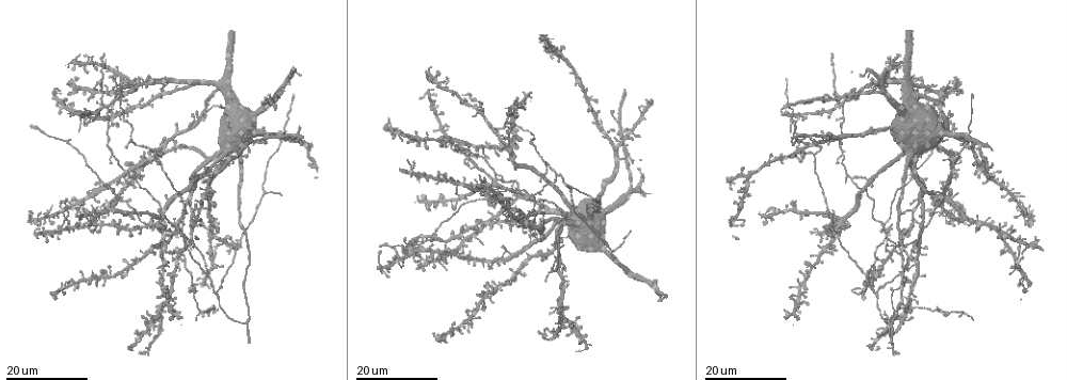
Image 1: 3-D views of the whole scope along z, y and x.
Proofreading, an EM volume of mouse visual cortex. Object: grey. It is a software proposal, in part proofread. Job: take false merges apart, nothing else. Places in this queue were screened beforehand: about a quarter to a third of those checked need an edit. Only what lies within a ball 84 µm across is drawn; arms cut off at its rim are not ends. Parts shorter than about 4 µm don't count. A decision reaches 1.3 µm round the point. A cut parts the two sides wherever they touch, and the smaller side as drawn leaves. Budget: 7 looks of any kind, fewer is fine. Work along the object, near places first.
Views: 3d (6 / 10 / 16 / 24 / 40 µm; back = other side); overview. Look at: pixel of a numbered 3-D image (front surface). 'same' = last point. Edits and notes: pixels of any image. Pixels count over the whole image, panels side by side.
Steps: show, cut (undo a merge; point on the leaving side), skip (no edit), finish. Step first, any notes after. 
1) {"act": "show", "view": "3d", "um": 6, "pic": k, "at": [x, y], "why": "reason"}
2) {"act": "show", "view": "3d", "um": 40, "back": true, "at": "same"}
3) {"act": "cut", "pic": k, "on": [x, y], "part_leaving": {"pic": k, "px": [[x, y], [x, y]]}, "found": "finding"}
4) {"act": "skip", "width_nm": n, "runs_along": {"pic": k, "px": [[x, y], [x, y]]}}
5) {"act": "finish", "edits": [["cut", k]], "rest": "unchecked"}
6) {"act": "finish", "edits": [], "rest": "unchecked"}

{"act": "show", "view": "3d", "um": 24, "pic": 1, "at": [890, 322], "why": "three arms meet"}

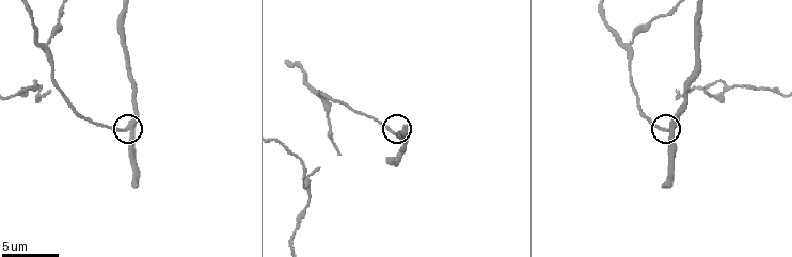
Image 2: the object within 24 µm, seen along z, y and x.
{"act": "show", "view": "3d", "um": 6, "pic": 2, "at": [129, 129]}

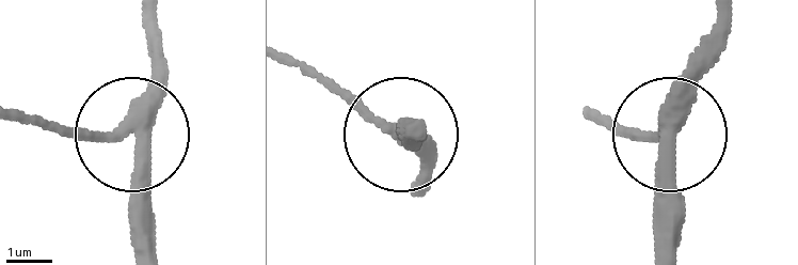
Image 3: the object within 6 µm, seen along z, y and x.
{"act": "show", "view": "3d", "um": 6, "back": true, "pic": 3, "at": [128, 138], "why": "other side"}

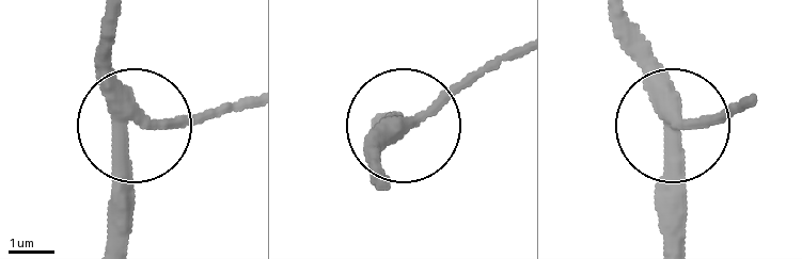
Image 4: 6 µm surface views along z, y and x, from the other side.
{"act": "skip", "arms": 3, "runs_along": {"pic": 4, "px": [[612, 16], [670, 142], [670, 241]]}, "found": "all the same neuron"}

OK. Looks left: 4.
{"act": "show", "view": "3d", "um": 24, "pic": 1, "at": [886, 236], "why": "four or more arms meet"}

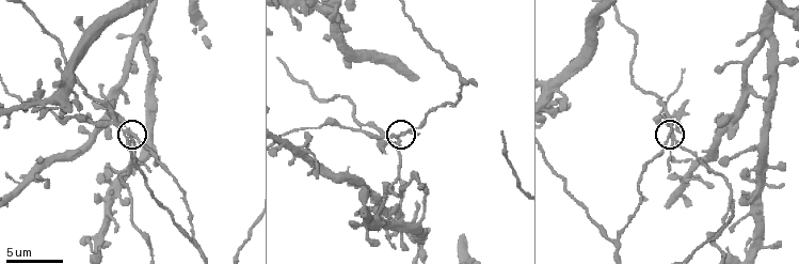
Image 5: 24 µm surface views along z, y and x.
{"act": "show", "view": "3d", "um": 10, "pic": 5, "at": [672, 137]}

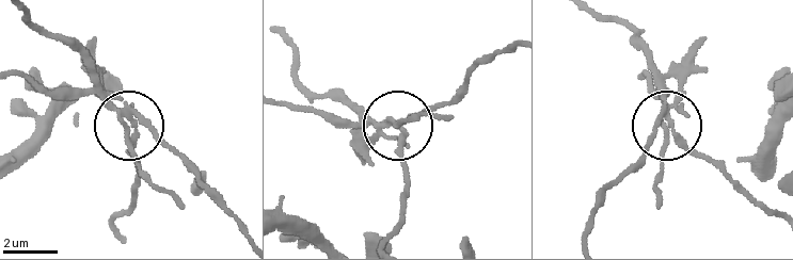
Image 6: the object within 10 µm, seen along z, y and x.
{"act": "cut", "pic": 6, "on": [94, 68], "part_leaving": {"pic": 6, "px": [[663, 98], [661, 72], [638, 41], [595, 11]]}, "found": "a second neuron is stuck on"}

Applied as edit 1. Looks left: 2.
{"act": "finish", "edits": [["cut", 6]], "rest": "unchecked"}

